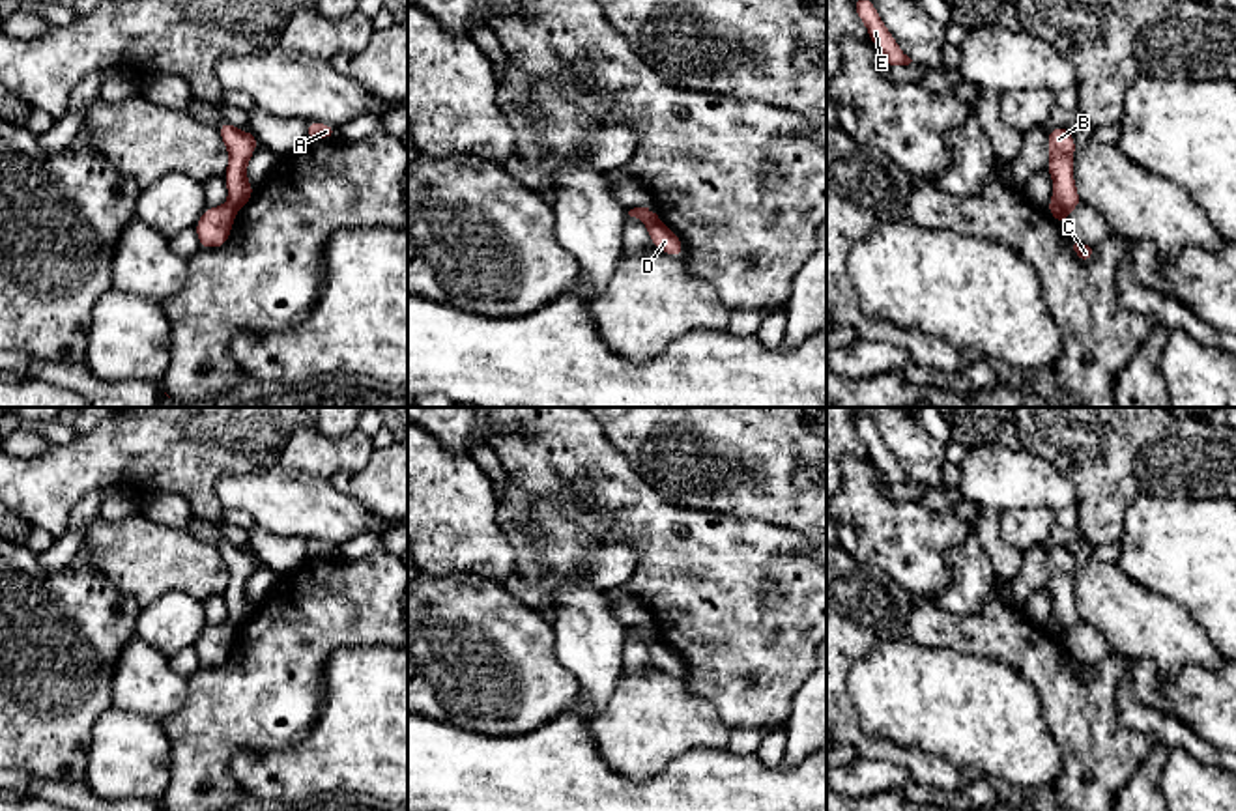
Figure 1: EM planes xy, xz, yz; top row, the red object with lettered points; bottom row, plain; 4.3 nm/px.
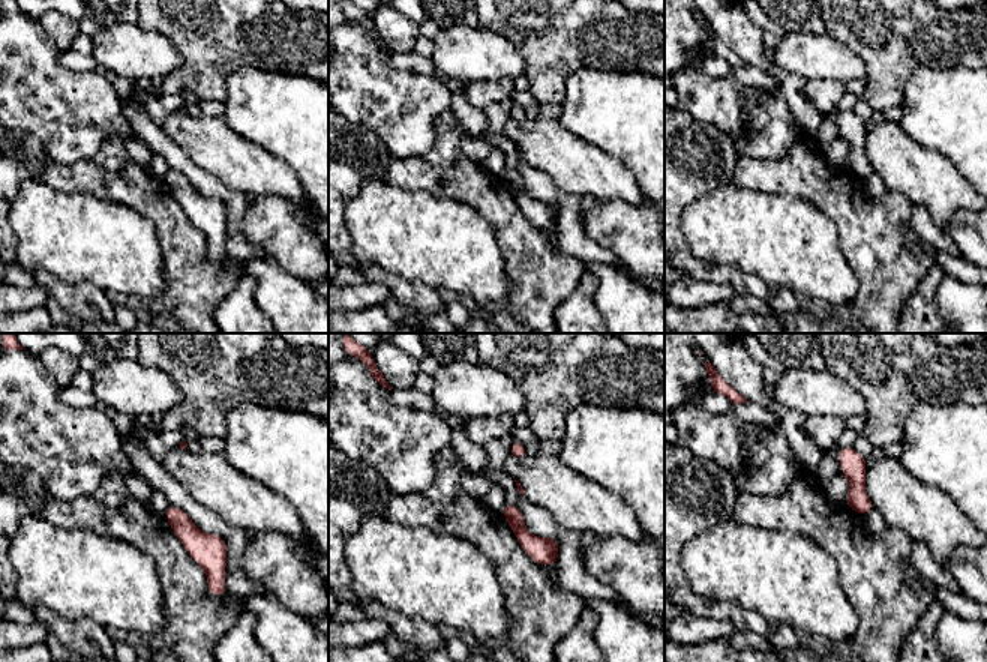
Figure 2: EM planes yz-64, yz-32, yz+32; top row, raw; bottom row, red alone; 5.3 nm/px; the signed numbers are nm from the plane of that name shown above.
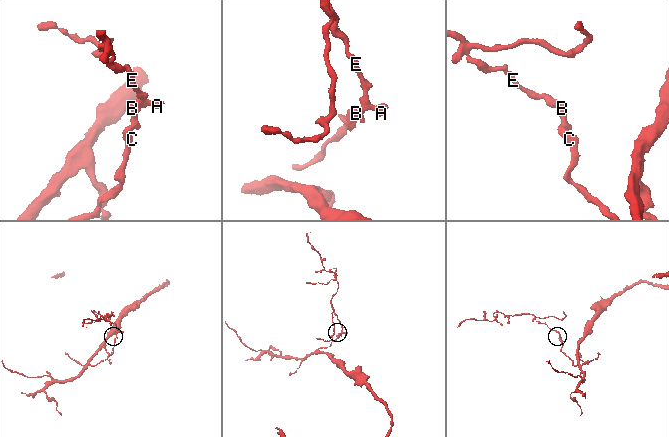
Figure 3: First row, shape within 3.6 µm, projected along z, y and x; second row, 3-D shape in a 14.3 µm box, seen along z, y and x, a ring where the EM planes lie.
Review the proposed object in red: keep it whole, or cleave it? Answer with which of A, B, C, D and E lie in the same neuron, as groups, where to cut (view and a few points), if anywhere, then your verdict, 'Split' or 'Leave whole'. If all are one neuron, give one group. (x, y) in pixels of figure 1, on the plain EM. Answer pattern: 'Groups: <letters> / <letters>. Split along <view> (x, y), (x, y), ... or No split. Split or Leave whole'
Groups: A B D E / C. Split along yz (1053, 617), (1068, 632). Split

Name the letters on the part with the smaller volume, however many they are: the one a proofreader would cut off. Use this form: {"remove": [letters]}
{"remove": ["A", "B", "D", "E"]}

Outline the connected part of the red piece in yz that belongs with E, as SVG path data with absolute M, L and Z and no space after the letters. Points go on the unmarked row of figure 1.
M858 415L853 419L853 426L858 437L866 443L871 462L883 471L890 484L909 484L913 480L884 445L871 417Z

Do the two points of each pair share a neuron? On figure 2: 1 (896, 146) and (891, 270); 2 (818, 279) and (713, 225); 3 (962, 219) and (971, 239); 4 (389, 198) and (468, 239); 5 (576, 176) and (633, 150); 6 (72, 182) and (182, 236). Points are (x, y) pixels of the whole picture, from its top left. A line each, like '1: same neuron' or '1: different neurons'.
1: different neurons
2: same neuron
3: same neuron
4: same neuron
5: different neurons
6: same neuron

